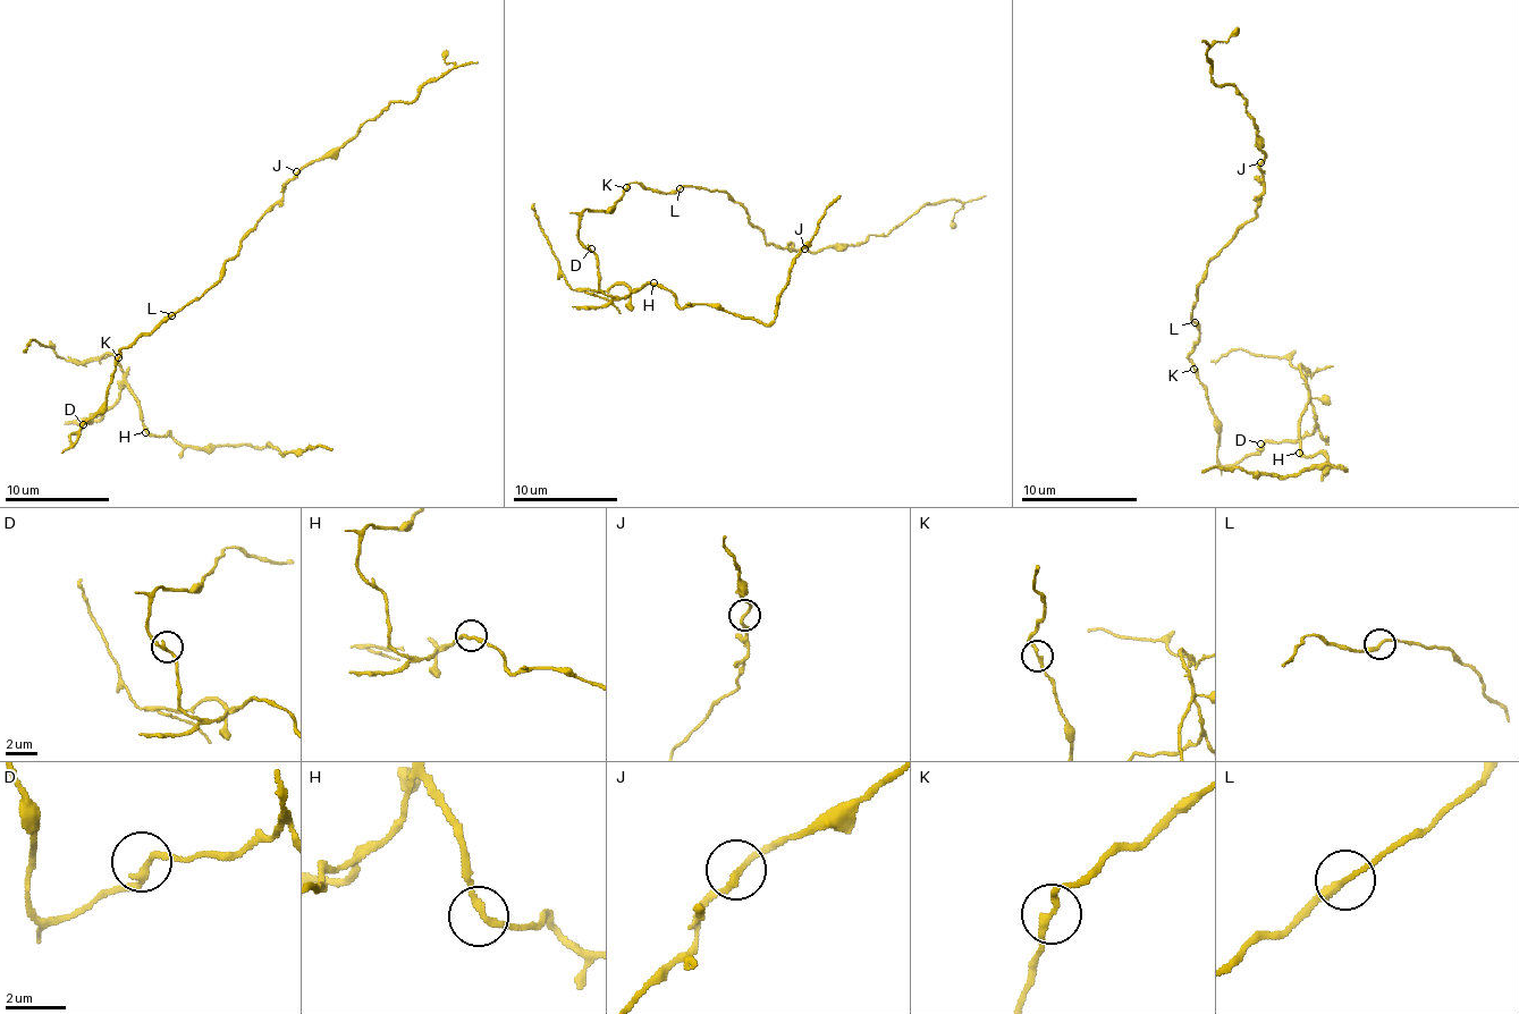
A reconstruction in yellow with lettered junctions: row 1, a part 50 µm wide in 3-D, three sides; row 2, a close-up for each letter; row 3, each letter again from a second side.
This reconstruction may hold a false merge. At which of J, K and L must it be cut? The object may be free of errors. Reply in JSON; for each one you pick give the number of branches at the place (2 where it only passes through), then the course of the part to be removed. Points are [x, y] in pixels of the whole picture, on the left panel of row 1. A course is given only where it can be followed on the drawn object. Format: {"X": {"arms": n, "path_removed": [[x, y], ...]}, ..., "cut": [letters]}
{"K": {"arms": 2, "path_removed": [[119, 356], [103, 406], [73, 445], [69, 434], [125, 386], [153, 434], [184, 445], [332, 448]]}, "cut": ["K"]}

